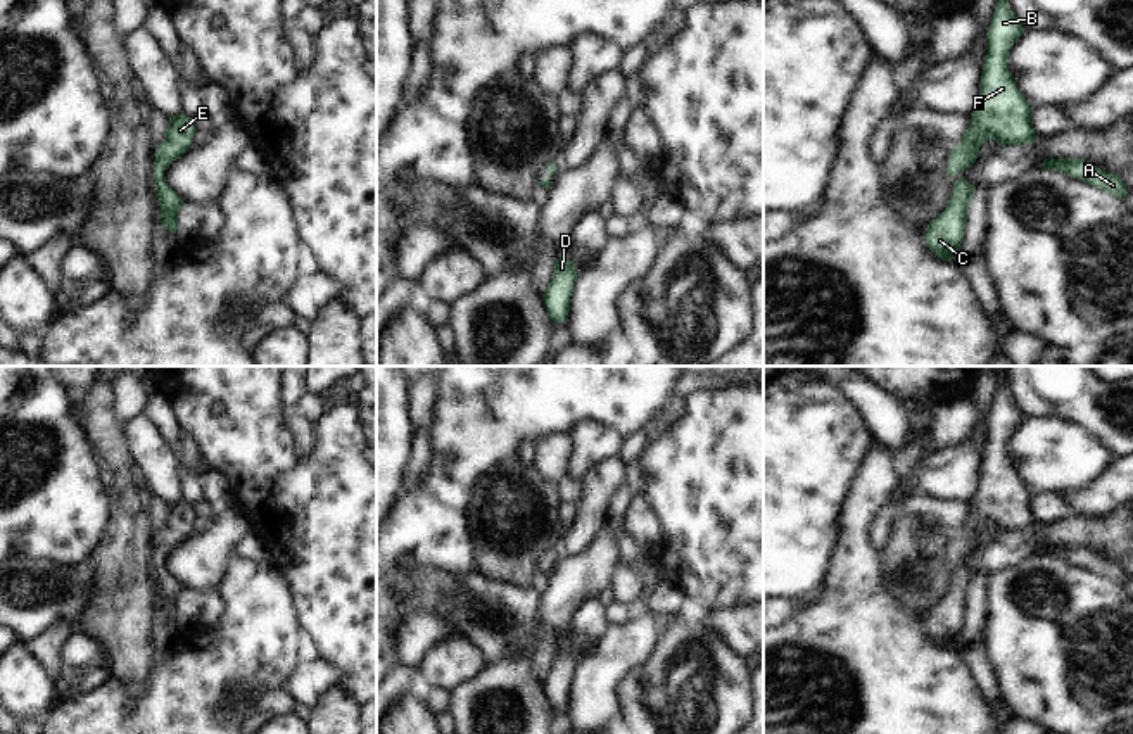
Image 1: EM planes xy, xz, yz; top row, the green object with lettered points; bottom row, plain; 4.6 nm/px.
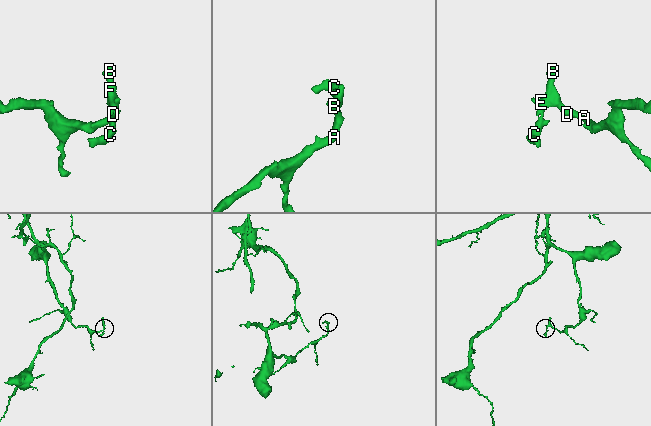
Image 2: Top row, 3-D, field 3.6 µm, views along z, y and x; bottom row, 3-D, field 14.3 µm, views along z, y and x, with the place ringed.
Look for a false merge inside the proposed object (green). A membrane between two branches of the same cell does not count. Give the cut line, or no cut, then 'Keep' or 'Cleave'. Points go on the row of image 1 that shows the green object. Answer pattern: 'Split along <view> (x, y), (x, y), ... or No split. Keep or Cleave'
No split. Keep

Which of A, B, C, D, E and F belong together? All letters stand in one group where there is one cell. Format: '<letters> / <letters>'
A B C D E F

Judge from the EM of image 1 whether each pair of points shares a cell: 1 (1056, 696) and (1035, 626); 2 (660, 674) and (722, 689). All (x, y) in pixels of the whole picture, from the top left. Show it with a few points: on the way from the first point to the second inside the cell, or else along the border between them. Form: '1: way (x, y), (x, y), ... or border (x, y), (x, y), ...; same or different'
1: way (1056, 679), (1056, 646), (1052, 643); same
2: way (676, 689), (707, 689); same

